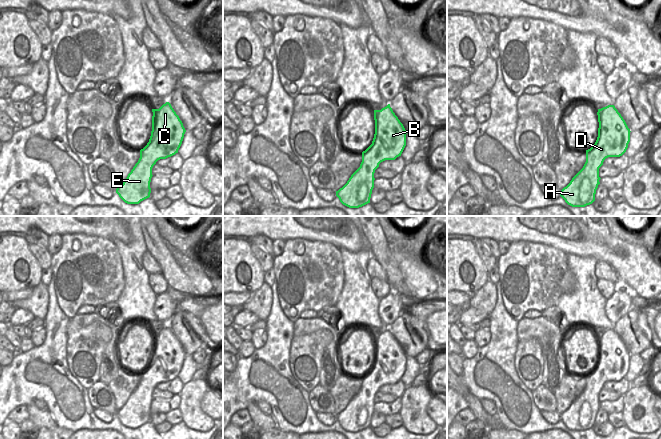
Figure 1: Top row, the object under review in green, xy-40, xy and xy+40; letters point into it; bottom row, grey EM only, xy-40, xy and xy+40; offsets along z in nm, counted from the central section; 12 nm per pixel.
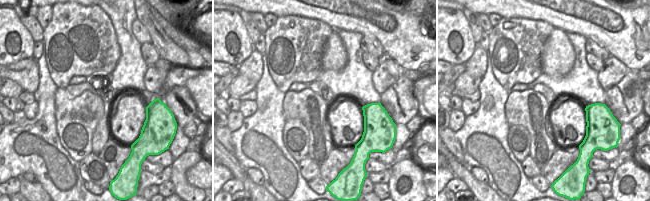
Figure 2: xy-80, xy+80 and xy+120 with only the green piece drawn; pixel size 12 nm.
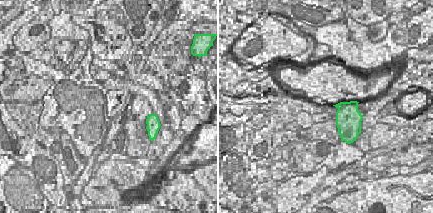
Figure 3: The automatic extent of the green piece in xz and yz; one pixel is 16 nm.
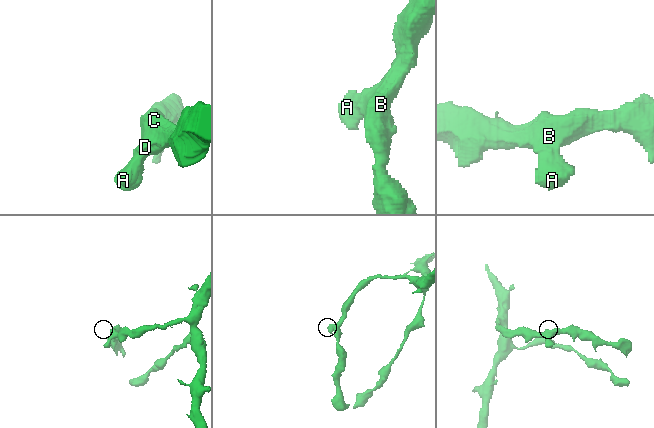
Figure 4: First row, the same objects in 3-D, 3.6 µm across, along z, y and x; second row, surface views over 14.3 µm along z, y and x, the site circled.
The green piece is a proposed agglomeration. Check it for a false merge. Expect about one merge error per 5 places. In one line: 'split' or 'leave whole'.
leave whole

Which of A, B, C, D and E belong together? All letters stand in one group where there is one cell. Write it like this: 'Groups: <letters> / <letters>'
Groups: A B C D E

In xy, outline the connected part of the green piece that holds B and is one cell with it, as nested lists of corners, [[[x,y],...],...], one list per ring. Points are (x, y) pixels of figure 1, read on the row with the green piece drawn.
[[[390,104],[381,110],[374,110],[375,134],[372,144],[362,152],[360,167],[351,175],[347,183],[336,191],[340,202],[349,208],[359,208],[370,203],[374,188],[374,173],[379,164],[385,160],[395,160],[401,156],[406,146],[406,130],[393,112]]]

